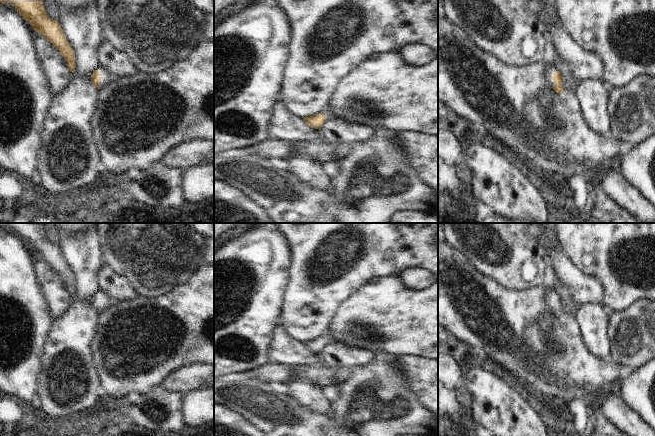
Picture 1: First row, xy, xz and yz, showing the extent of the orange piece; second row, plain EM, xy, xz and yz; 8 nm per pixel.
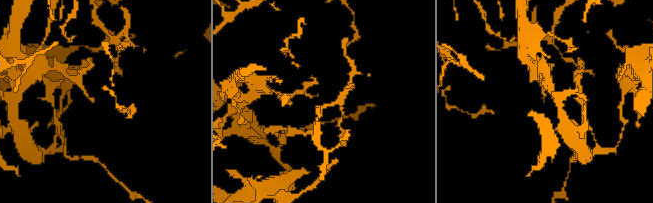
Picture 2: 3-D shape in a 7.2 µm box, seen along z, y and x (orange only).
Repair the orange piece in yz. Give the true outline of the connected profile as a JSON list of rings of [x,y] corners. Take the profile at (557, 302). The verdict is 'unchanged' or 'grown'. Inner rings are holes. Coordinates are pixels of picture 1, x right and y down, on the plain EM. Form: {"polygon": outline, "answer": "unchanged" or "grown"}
{"polygon": [[[553,290],[547,292],[546,294],[546,303],[550,308],[550,311],[556,316],[563,318],[563,304],[561,297],[558,296]]], "answer": "grown"}

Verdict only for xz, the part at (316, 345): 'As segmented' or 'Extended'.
Extended.

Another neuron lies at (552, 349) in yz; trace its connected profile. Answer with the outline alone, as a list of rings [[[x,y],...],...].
[[[540,314],[536,320],[524,329],[523,345],[527,349],[525,369],[531,375],[550,375],[553,379],[559,378],[567,387],[583,386],[589,393],[594,393],[600,388],[606,388],[614,382],[622,382],[634,369],[617,364],[614,361],[601,360],[590,354],[582,337],[574,335],[566,327],[564,318],[554,314]]]

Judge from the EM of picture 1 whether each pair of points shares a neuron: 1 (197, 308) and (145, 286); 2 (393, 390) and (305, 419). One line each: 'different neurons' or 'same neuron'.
1: different neurons
2: same neuron

